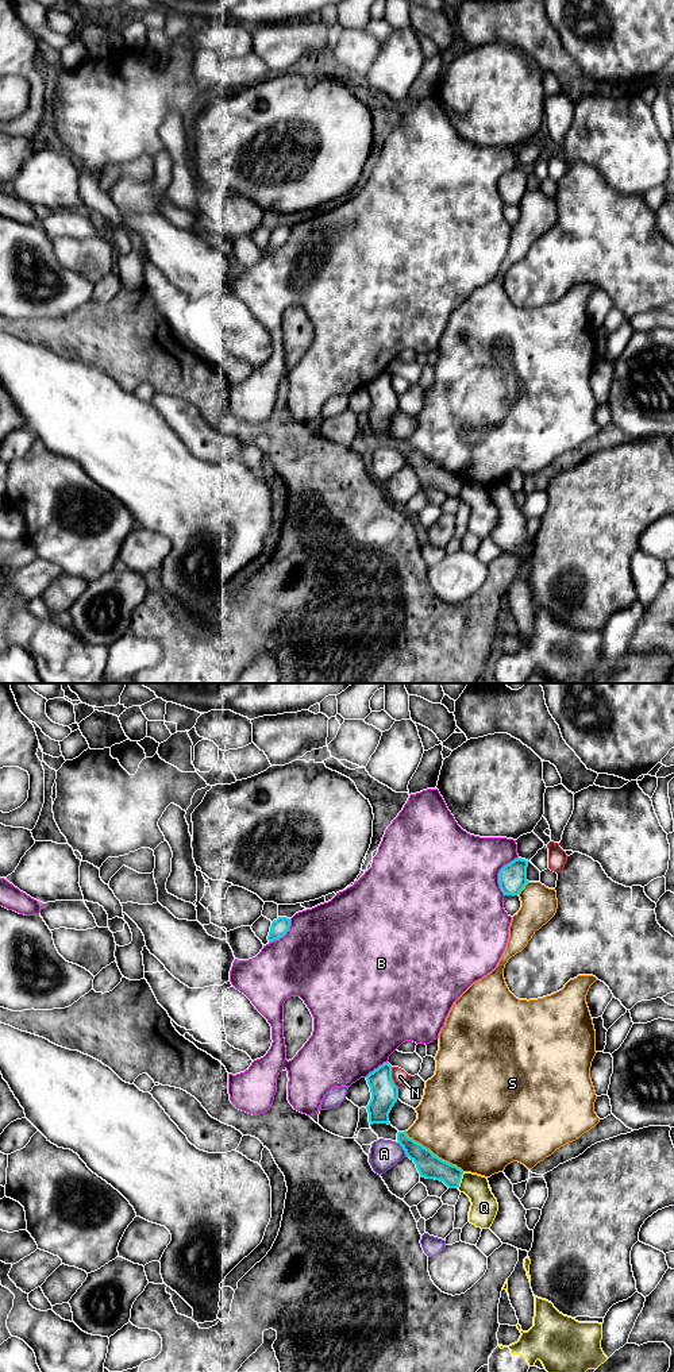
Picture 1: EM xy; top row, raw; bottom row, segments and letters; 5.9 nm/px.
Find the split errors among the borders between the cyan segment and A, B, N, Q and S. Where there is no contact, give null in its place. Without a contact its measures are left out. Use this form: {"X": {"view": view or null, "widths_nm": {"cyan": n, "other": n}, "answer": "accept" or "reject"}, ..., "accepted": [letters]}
{"A": {"view": "xy", "widths_nm": {"cyan": 140, "other": 180}, "answer": "reject"}, "B": {"view": "xy", "widths_nm": {"cyan": 170, "other": 500}, "answer": "reject"}, "N": {"view": "xy", "widths_nm": {"cyan": 160, "other": 90}, "answer": "reject"}, "Q": {"view": "xy", "widths_nm": {"cyan": 140, "other": 160}, "answer": "reject"}, "S": {"view": "xy", "widths_nm": {"cyan": 140, "other": 500}, "answer": "reject"}, "accepted": []}

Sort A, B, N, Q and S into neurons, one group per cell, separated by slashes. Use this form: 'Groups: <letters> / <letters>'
Groups: A / B / N / Q / S

